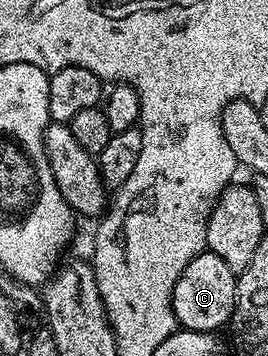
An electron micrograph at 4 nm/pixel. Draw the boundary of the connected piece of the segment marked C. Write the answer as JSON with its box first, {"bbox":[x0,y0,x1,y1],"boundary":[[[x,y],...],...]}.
{"bbox":[173,250,238,333],"boundary":[[[208,250],[200,252],[179,274],[179,282],[173,287],[173,310],[177,314],[177,323],[182,329],[191,332],[216,333],[230,323],[233,311],[237,309],[238,273],[223,262],[215,253]]]}

